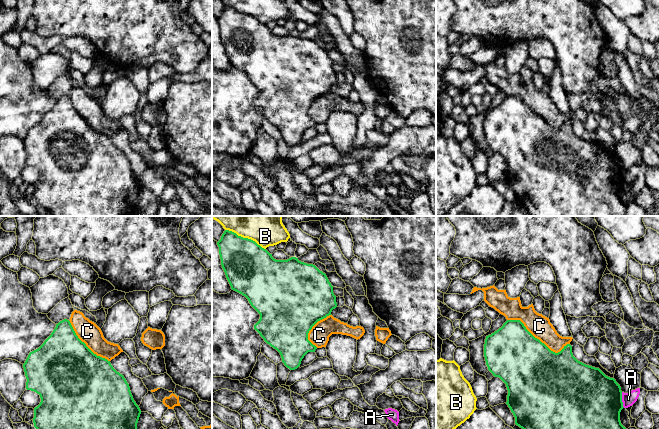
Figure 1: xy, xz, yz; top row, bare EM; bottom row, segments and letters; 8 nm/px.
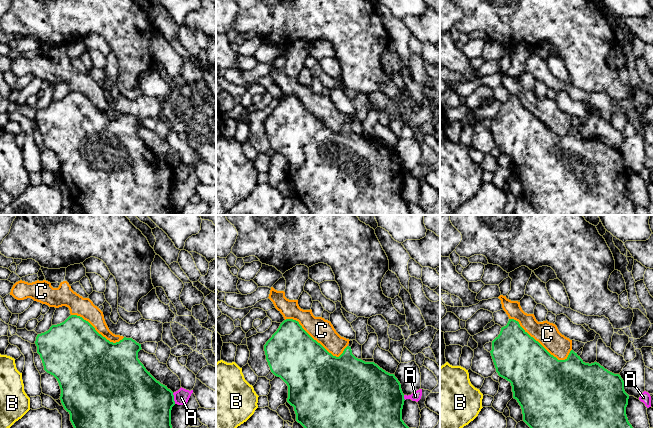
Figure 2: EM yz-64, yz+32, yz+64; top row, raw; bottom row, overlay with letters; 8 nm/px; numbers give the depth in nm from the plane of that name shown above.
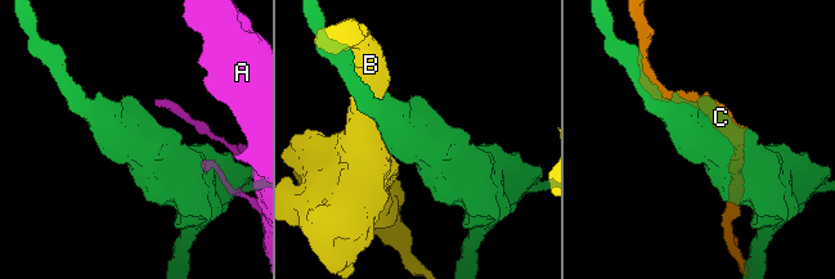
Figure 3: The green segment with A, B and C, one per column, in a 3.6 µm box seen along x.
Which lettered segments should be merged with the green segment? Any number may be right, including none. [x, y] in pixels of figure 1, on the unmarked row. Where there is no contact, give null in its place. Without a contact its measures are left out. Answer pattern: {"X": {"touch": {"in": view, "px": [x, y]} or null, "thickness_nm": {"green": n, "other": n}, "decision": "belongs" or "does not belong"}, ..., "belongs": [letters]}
{"A": {"touch": {"in": "yz", "px": [621, 176]}, "thickness_nm": {"green": 500, "other": 110}, "decision": "does not belong"}, "B": {"touch": {"in": "xz", "px": [245, 14]}, "thickness_nm": {"green": 400, "other": 190}, "decision": "does not belong"}, "C": {"touch": {"in": "yz", "px": [538, 115]}, "thickness_nm": {"green": 460, "other": 180}, "decision": "does not belong"}, "belongs": []}

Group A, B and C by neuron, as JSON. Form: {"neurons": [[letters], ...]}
{"neurons": [["A"], ["B"], ["C"]]}

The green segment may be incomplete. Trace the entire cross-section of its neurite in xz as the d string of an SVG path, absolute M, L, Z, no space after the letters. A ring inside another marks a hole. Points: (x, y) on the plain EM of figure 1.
M229 6L224 7L217 21L231 65L245 72L260 90L254 105L280 129L287 144L297 145L304 132L317 125L308 116L309 107L337 83L333 62L326 50L315 41L301 38L296 33L276 36L255 17Z

